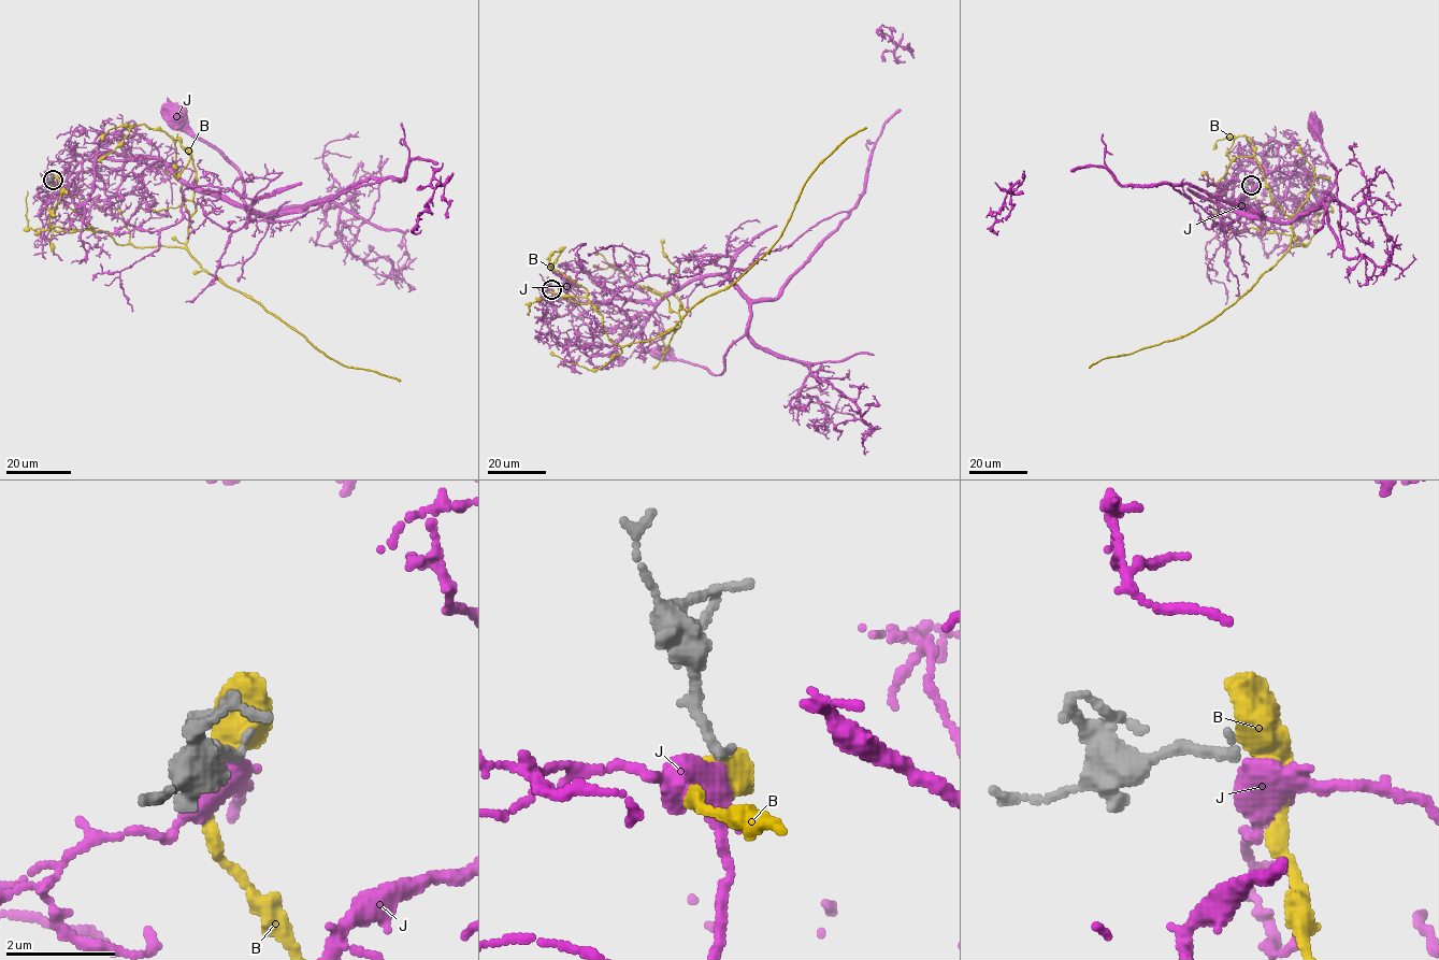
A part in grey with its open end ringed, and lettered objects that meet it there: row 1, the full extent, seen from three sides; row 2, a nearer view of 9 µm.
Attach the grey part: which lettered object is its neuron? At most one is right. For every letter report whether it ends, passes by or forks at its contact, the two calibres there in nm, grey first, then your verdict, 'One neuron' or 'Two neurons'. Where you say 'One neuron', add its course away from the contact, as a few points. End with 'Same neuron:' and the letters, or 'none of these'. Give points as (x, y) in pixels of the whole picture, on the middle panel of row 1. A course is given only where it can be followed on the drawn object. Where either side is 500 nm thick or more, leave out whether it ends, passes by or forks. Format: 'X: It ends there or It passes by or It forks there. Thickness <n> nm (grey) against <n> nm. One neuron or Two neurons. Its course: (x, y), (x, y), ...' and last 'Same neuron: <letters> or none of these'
B: Thickness 190 nm (grey) against 550 nm. Two neurons
J: It passes by. Thickness 190 nm (grey) against 440 nm. One neuron. Its course: (551, 290), (564, 316), (587, 301), (659, 303), (723, 275), (750, 313), (724, 370), (711, 374), (665, 353)
Same neuron: J

